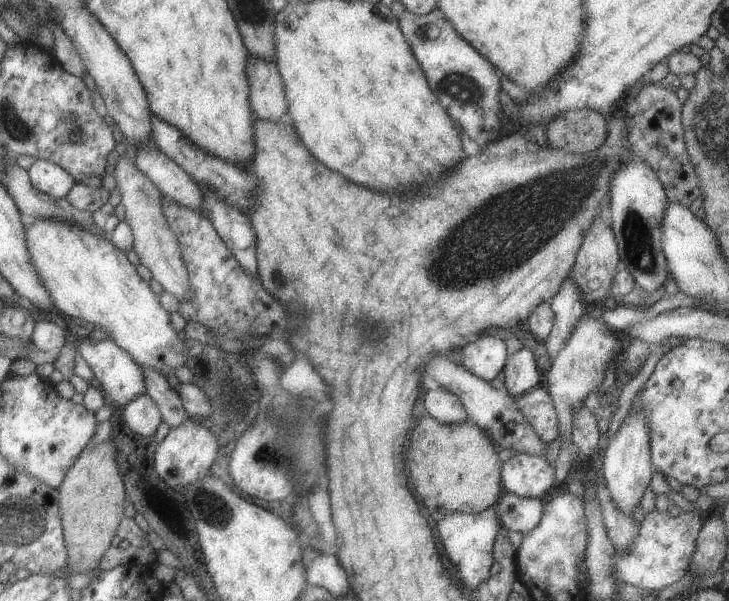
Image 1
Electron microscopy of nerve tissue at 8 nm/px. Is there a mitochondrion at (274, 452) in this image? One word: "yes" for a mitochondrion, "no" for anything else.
yes

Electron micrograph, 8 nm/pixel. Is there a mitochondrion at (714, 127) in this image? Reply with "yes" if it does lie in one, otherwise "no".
yes

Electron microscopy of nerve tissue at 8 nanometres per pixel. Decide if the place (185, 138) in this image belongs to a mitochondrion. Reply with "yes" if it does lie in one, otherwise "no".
no

